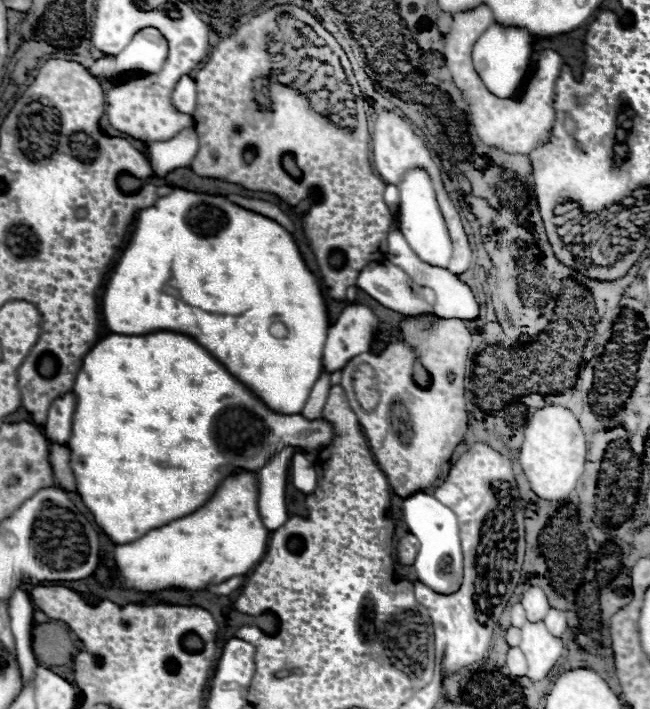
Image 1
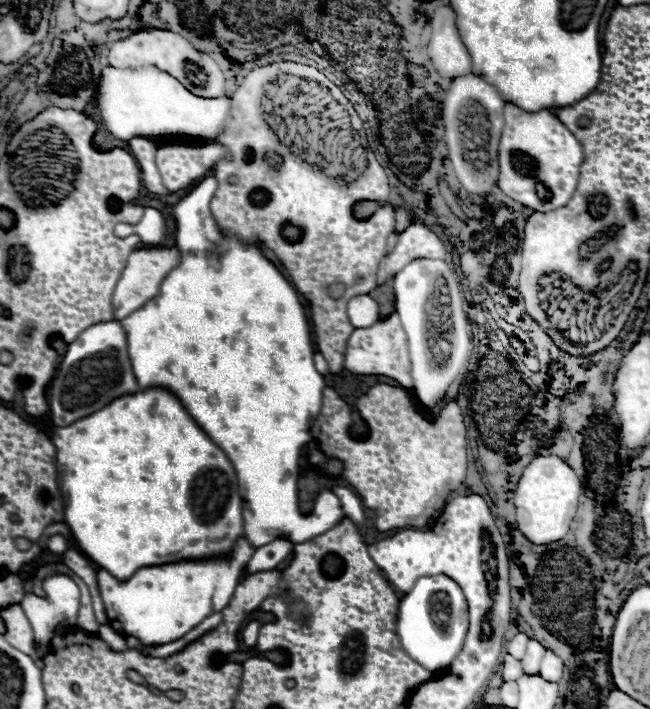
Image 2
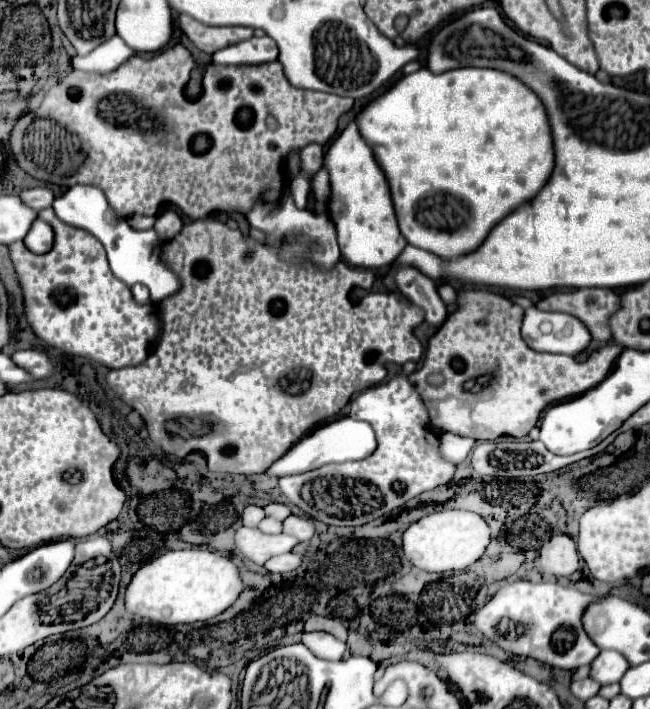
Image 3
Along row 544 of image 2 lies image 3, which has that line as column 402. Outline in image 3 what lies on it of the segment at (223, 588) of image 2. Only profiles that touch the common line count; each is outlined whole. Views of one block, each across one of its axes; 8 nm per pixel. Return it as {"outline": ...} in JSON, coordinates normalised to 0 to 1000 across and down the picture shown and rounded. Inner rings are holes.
{"outline":[[[542,169],[532,183],[511,200],[505,217],[498,220],[498,234],[508,243],[511,260],[505,296],[517,316],[520,344],[529,367],[551,378],[600,375],[618,358],[628,341],[612,324],[597,254],[578,228],[572,209],[554,192],[548,169]]]}

